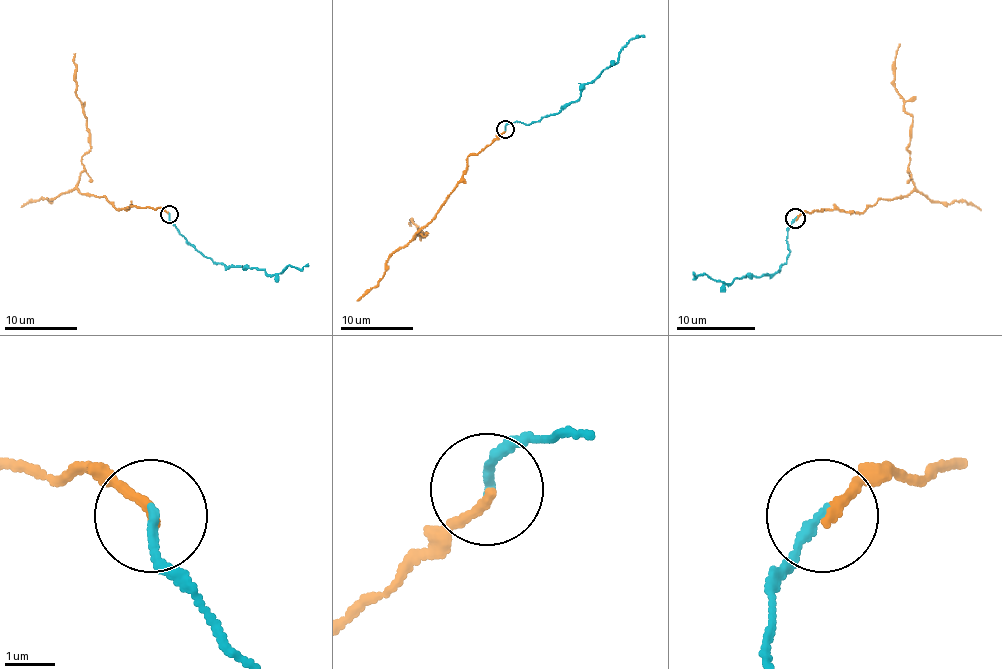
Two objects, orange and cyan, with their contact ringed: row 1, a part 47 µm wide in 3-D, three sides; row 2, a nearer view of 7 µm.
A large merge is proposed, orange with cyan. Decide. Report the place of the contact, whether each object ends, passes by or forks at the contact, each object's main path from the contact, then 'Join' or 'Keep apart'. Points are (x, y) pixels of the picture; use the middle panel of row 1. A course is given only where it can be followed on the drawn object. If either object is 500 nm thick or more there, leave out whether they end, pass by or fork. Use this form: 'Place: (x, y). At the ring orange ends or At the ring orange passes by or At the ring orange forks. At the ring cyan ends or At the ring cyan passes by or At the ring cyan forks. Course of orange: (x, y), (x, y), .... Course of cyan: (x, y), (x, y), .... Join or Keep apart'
Place: (505, 129). At the ring orange ends. At the ring cyan ends. Course of orange: (504, 129), (468, 158), (468, 169), (453, 191), (413, 238), (426, 234), (422, 238), (411, 225). Course of cyan: (504, 129), (513, 122), (533, 123), (557, 114), (579, 98), (586, 83), (613, 65), (633, 38), (644, 34). Join

